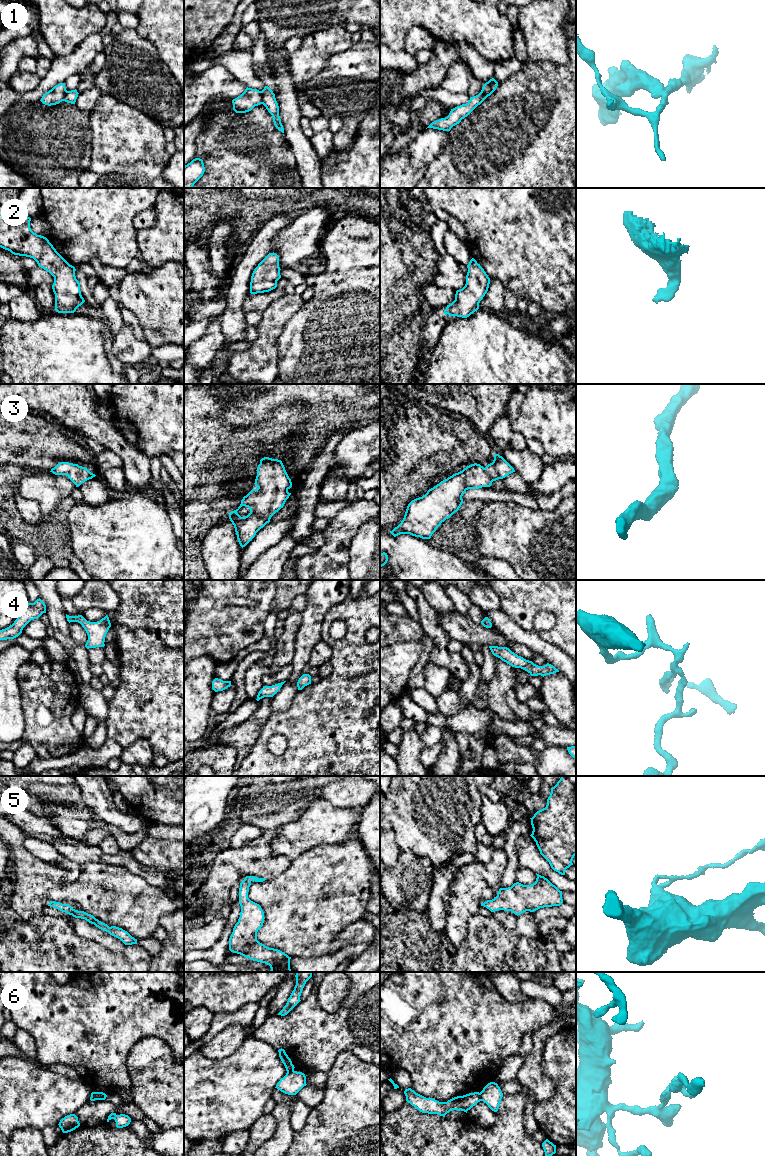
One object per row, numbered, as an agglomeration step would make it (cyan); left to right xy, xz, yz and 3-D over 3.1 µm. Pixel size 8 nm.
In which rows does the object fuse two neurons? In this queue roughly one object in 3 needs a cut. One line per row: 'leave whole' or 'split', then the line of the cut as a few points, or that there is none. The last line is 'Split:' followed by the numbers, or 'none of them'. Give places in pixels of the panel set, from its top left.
1: split | xz (259, 91), (262, 103)
2: leave whole | no cut
3: leave whole | no cut
4: leave whole | no cut
5: leave whole | no cut
6: split | yz (479, 1093), (481, 1100)
Split: 1, 6

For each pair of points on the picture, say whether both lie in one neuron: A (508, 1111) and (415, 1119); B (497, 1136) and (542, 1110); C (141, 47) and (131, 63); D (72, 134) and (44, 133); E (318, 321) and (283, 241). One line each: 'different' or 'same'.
A: same
B: different
C: same
D: same
E: different

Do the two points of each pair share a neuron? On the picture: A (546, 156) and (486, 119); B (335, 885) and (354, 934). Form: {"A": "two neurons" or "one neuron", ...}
{"A": "one neuron", "B": "two neurons"}

